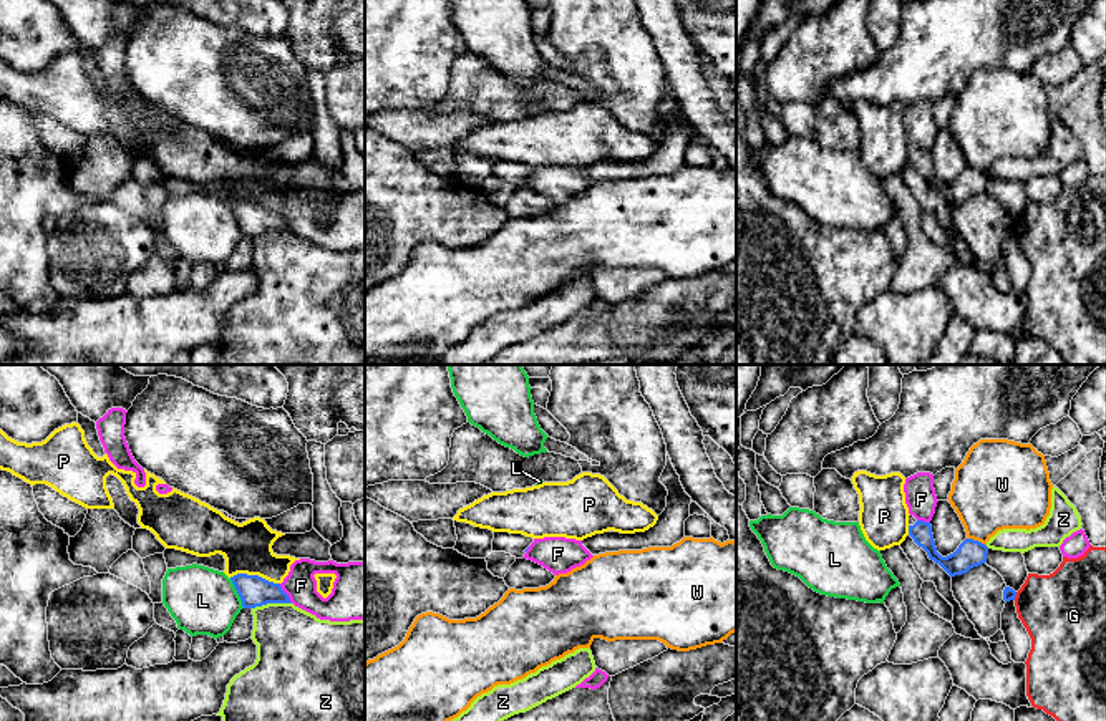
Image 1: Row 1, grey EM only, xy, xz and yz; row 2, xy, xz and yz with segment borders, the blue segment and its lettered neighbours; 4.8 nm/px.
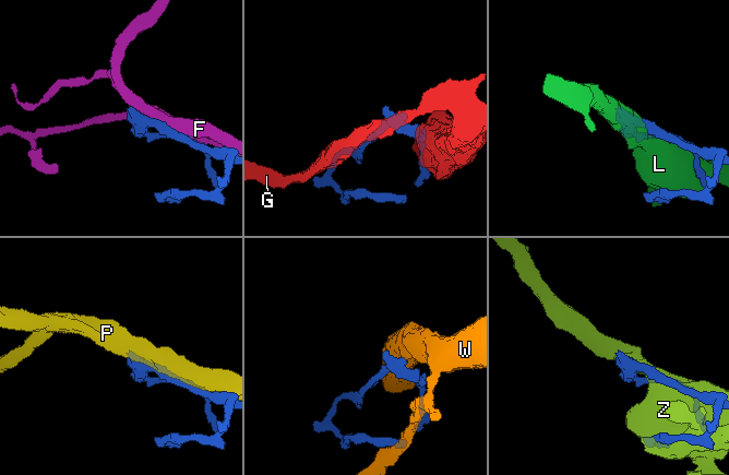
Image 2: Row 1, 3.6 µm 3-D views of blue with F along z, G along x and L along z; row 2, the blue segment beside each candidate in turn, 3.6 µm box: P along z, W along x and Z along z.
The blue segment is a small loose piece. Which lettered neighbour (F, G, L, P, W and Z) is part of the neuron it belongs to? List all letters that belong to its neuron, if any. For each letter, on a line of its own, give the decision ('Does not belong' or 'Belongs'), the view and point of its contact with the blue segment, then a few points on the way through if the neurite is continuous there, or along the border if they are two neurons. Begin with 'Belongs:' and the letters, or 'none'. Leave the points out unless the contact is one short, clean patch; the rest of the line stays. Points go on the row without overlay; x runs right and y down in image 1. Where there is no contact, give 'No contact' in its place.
Belongs: none
F: Does not belong. Touches blue at xy (286, 222)
G: Does not belong. Touches blue at yz (1015, 224)
L: Does not belong. Touches blue at xy (237, 221)
P: Does not belong. Touches blue at xy (254, 204)
W: Does not belong. Touches blue at yz (977, 169). Boundary: yz (967, 166), (977, 168), (985, 174)
Z: Does not belong. Touches blue at xy (271, 231)

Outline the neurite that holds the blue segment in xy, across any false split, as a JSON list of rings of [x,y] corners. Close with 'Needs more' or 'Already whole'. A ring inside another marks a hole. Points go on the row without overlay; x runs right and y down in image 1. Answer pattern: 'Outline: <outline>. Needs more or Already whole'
Outline: [[[237,202],[230,206],[244,237],[267,232],[292,232],[280,212],[269,210],[259,204]]]. Already whole

